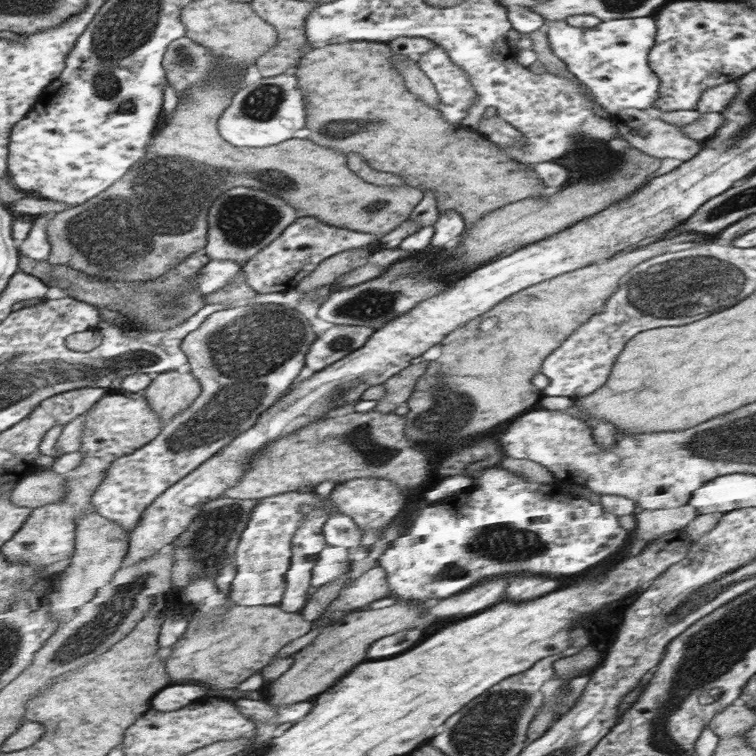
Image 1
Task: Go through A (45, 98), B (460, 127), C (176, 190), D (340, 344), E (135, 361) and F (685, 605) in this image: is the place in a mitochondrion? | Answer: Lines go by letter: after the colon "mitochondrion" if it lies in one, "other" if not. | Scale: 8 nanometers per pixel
A: other
B: other
C: mitochondrion
D: mitochondrion
E: mitochondrion
F: mitochondrion

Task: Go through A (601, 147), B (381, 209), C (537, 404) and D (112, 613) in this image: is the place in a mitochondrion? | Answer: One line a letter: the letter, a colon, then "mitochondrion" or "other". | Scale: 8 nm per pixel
A: mitochondrion
B: mitochondrion
C: other
D: mitochondrion

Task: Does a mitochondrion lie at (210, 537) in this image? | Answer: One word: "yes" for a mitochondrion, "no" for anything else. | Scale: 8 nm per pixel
yes

